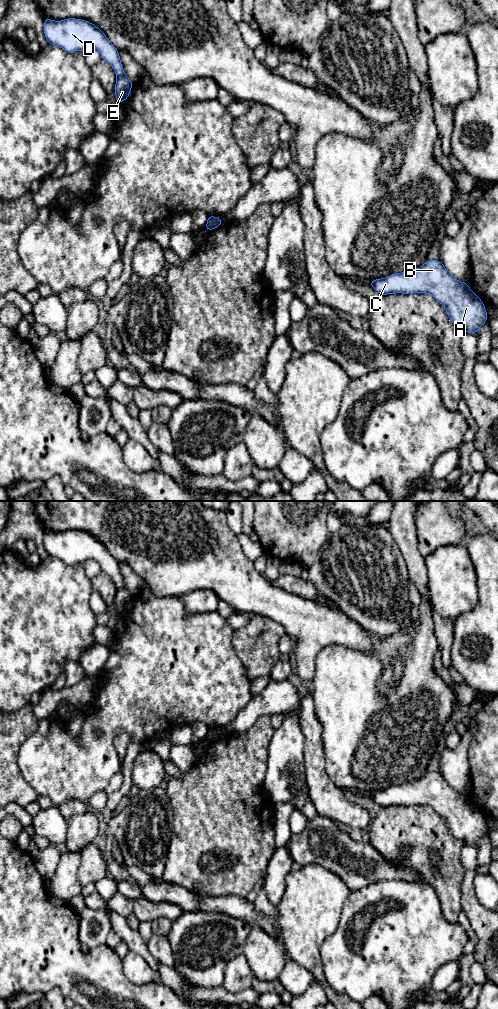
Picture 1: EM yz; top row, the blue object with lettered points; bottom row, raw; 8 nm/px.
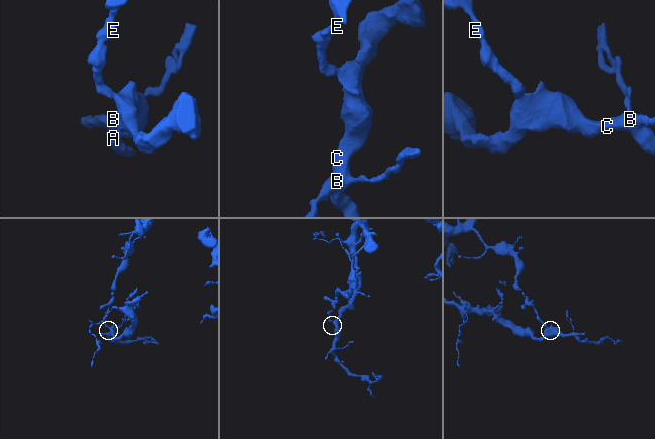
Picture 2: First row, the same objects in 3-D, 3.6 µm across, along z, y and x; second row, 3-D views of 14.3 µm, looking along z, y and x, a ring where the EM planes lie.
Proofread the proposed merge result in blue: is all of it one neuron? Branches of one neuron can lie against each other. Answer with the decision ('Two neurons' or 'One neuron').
Two neurons

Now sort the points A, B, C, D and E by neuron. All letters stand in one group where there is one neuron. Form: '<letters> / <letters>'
A B C / D E

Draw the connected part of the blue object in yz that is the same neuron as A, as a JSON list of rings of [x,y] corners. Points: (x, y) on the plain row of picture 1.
[[[427,772],[421,779],[371,792],[381,808],[388,806],[431,806],[446,821],[450,833],[465,845],[477,846],[488,832],[483,813],[466,794],[458,793],[440,772]]]

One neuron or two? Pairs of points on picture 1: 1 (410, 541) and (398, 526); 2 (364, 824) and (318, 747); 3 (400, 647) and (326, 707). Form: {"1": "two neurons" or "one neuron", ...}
{"1": "one neuron", "2": "one neuron", "3": "one neuron"}

